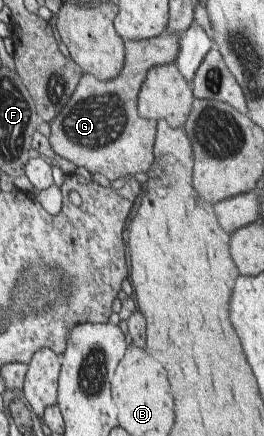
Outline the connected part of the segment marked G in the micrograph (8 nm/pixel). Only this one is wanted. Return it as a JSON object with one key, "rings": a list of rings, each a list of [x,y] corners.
{"rings":[[[162,33],[150,39],[125,41],[125,62],[123,68],[112,80],[98,80],[92,74],[83,73],[68,104],[49,122],[49,146],[56,156],[86,168],[90,174],[102,174],[110,182],[120,178],[132,178],[134,174],[146,173],[154,162],[153,146],[156,138],[157,121],[140,118],[138,114],[139,89],[150,68],[175,62],[178,56],[179,34]]]}

